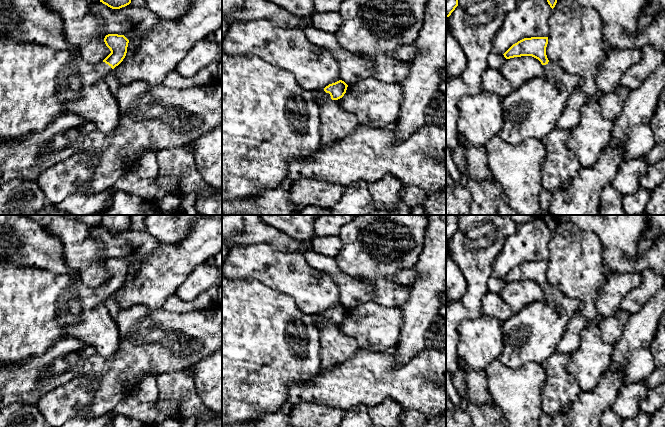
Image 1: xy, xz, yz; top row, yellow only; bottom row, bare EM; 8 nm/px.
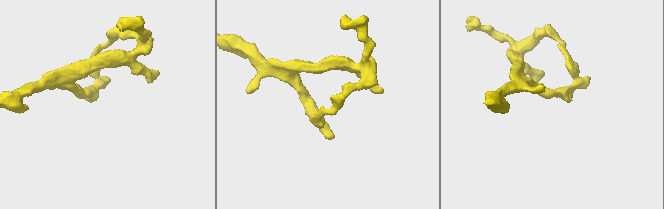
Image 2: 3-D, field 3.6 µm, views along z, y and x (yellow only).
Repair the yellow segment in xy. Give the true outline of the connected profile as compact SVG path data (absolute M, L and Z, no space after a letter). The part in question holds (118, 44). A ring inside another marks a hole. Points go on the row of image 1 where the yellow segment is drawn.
M108 34L104 42L111 53L102 62L91 64L73 49L56 50L41 44L15 42L0 35L0 140L23 141L30 135L45 130L55 119L67 112L93 123L96 130L103 134L115 130L121 113L105 77L125 58L129 40L124 35Z

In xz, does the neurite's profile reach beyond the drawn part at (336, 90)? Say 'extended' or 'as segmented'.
extended

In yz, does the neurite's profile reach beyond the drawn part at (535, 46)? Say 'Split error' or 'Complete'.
Split error

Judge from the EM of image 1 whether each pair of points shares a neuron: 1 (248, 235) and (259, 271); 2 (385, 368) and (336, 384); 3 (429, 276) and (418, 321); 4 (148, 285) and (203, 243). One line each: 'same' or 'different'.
1: different
2: same
3: same
4: same

